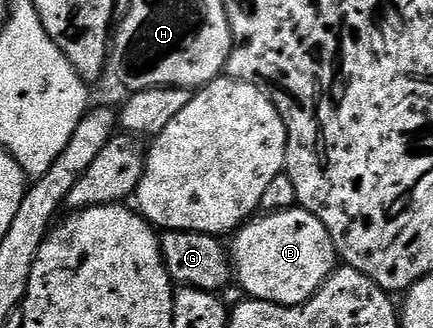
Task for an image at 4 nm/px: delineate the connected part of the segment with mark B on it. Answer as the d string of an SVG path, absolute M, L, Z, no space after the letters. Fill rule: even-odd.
M301 208L255 217L233 235L232 241L232 274L236 282L250 293L247 295L251 299L275 302L277 306L301 306L303 302L307 302L330 279L340 262L332 236L328 236L328 228L324 228L324 224L316 220L312 212Z

